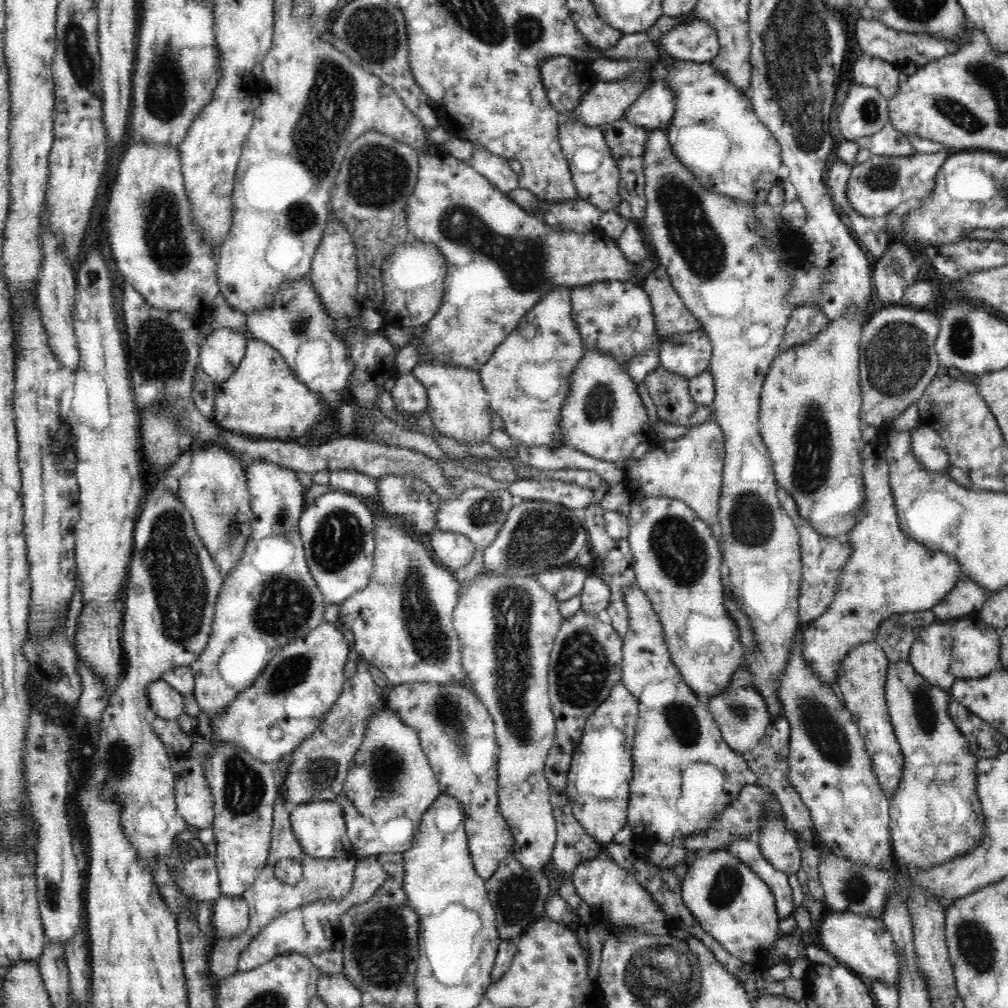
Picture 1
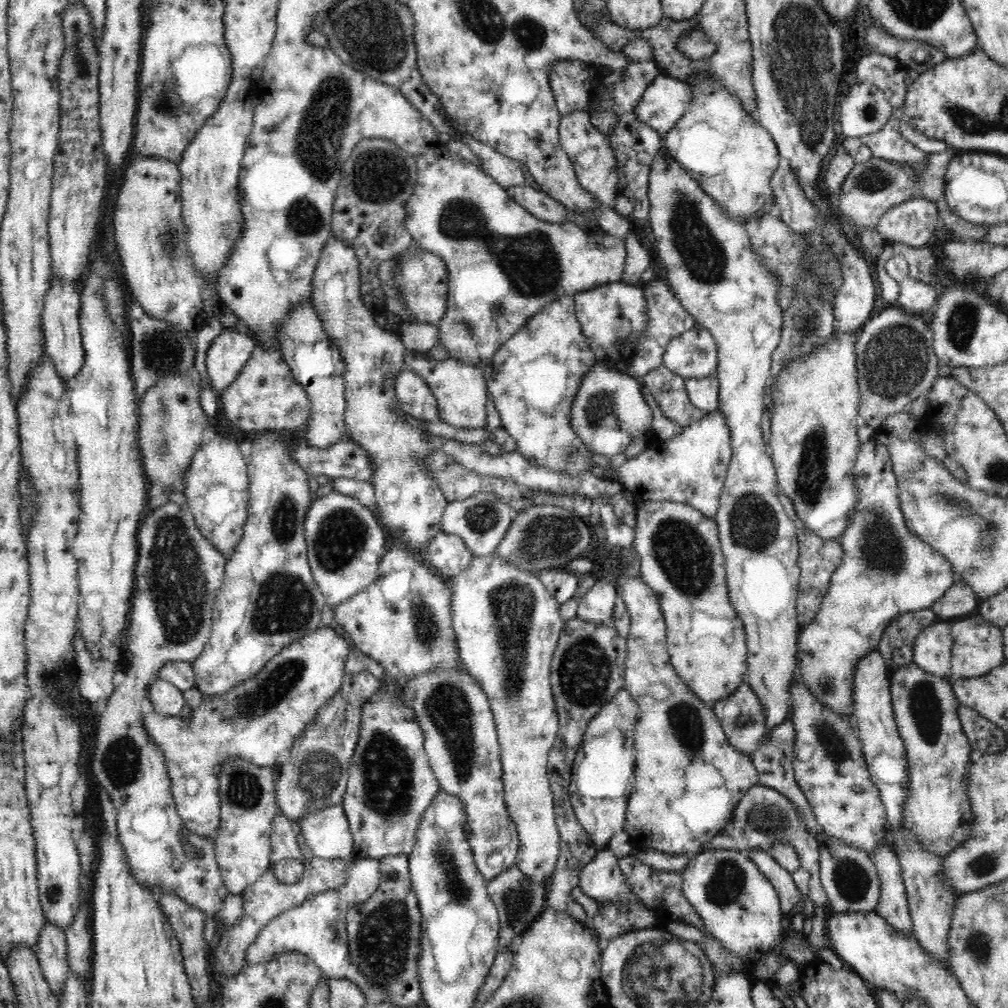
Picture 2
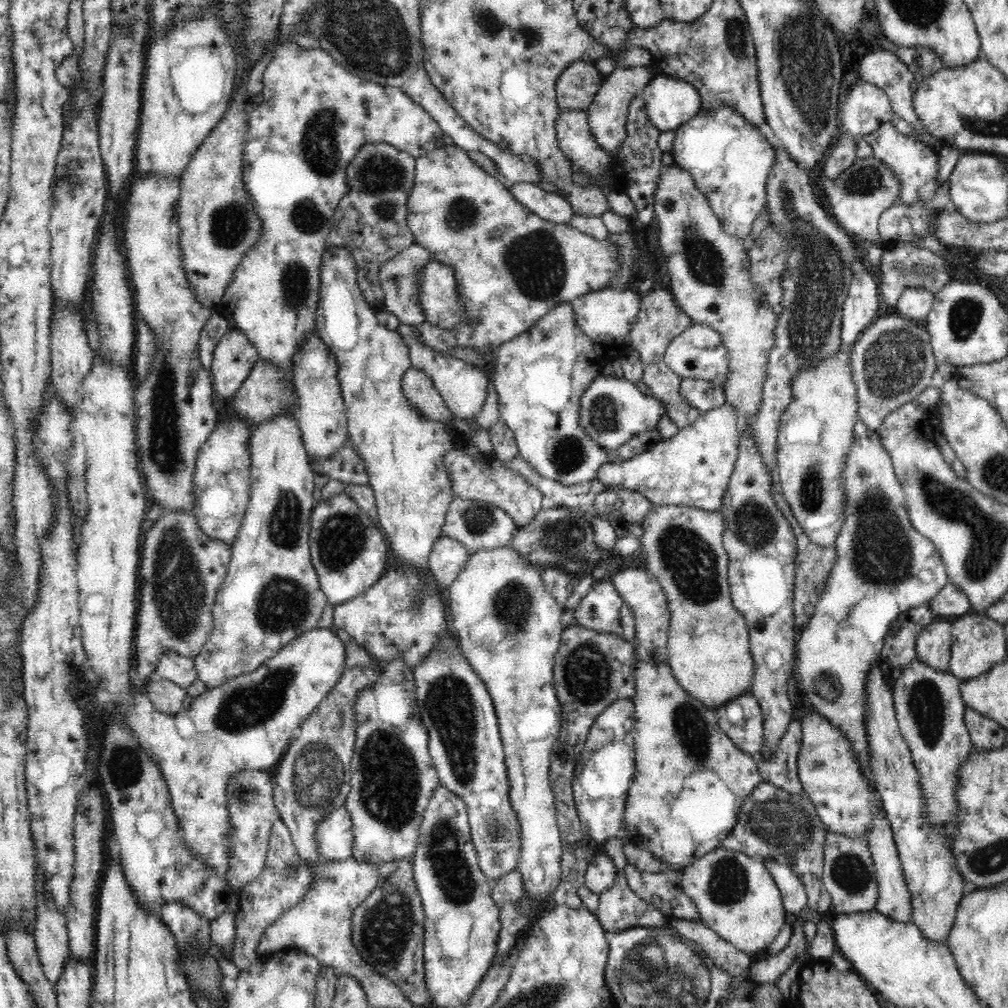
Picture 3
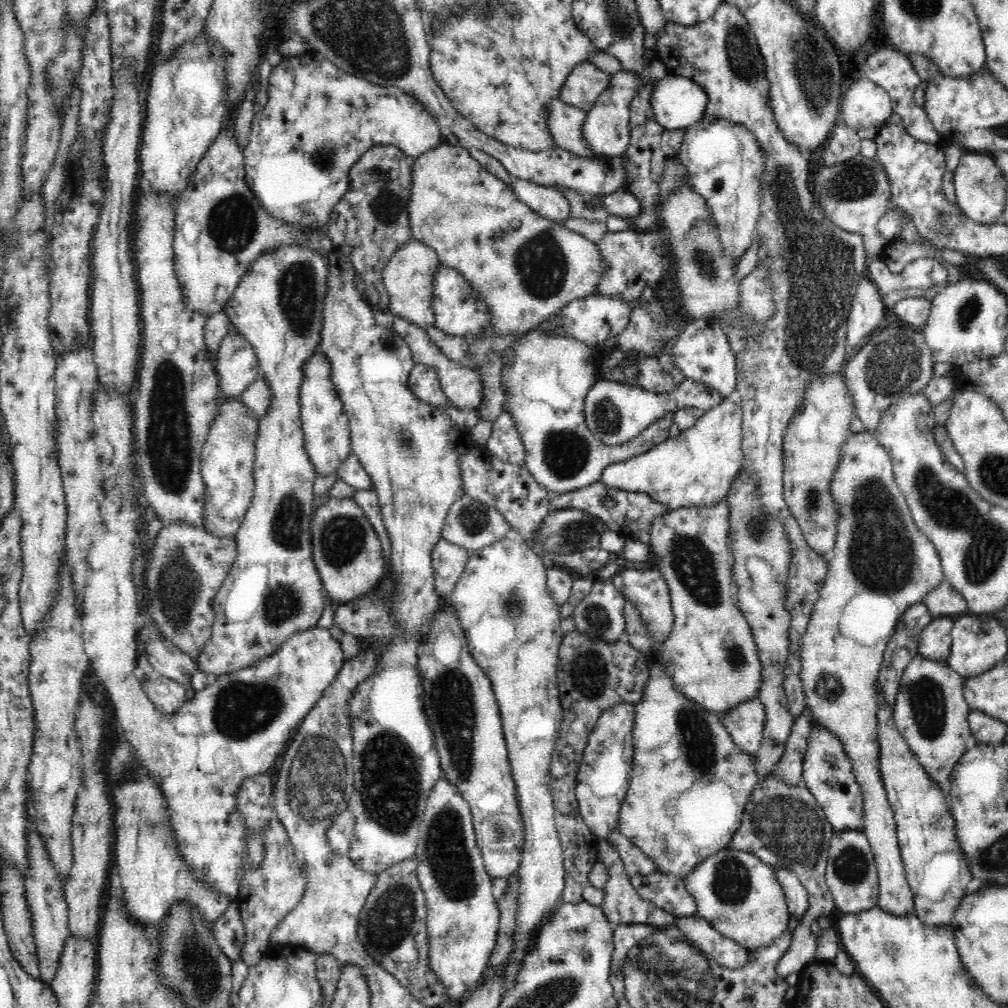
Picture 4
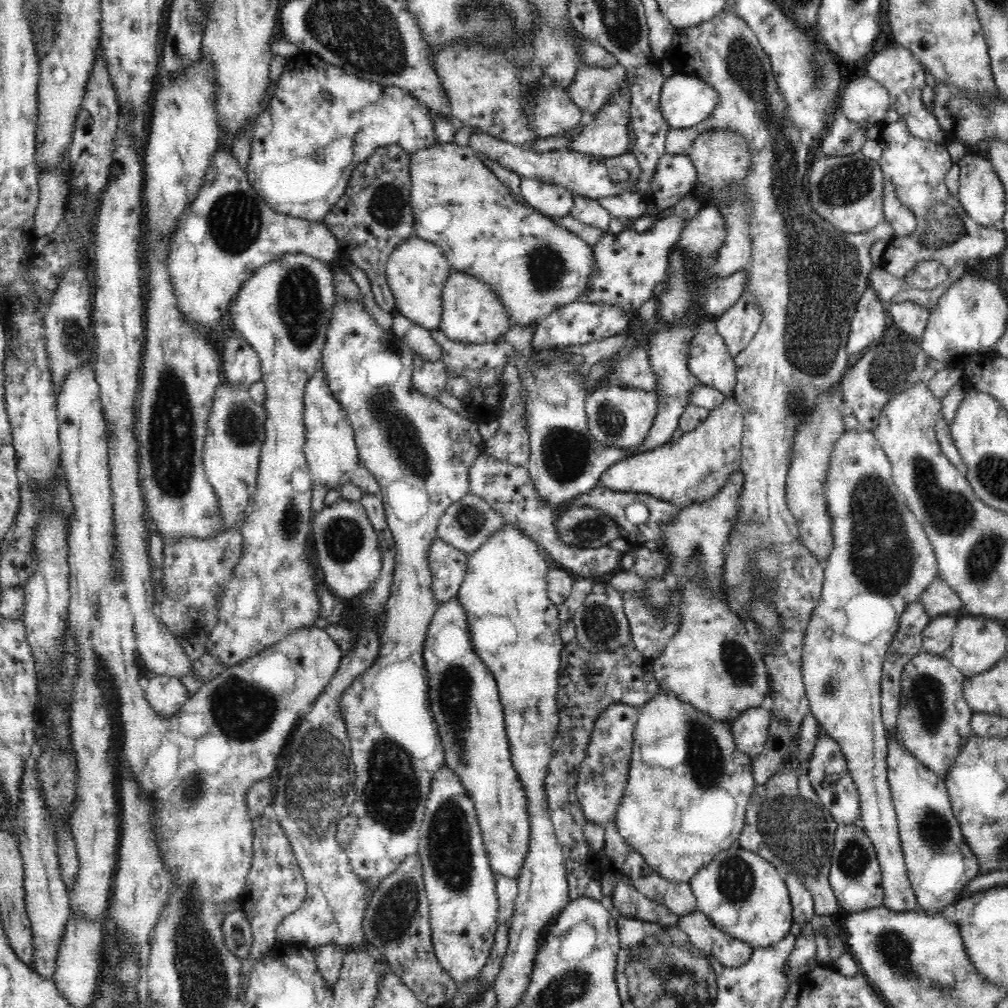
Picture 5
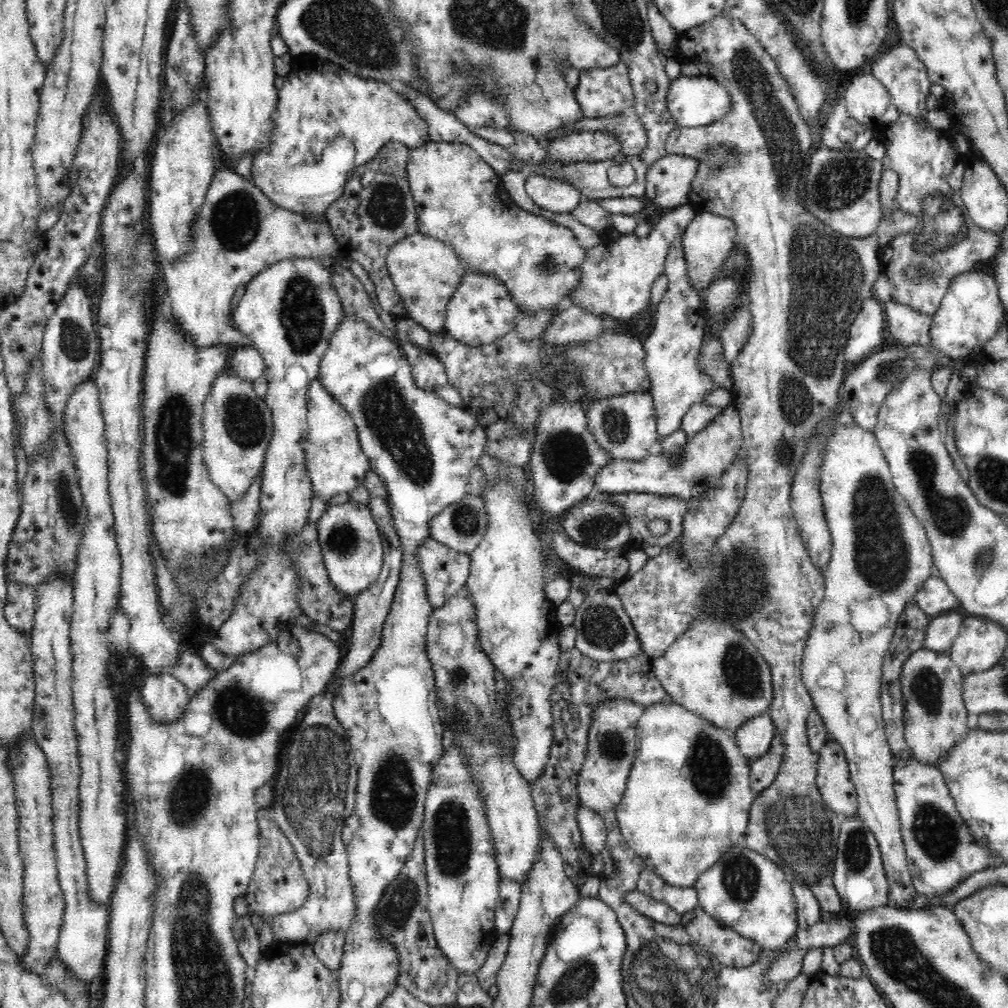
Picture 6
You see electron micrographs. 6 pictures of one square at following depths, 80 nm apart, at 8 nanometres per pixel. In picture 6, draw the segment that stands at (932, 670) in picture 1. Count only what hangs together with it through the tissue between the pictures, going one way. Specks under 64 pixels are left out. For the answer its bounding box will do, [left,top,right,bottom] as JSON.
[925,611,963,653]

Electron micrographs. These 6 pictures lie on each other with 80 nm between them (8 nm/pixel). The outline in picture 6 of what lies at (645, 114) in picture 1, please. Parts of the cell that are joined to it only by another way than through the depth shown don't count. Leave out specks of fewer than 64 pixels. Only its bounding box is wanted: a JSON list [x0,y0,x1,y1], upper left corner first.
[667,74,731,128]

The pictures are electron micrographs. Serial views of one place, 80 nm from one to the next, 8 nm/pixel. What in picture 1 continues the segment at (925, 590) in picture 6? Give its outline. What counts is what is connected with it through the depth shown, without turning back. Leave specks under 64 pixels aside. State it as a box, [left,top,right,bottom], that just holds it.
[933,577,989,622]

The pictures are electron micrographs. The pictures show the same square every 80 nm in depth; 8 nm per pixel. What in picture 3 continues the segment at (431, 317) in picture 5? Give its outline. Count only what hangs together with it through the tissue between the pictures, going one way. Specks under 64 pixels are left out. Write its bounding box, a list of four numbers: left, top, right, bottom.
[380,243,432,326]

